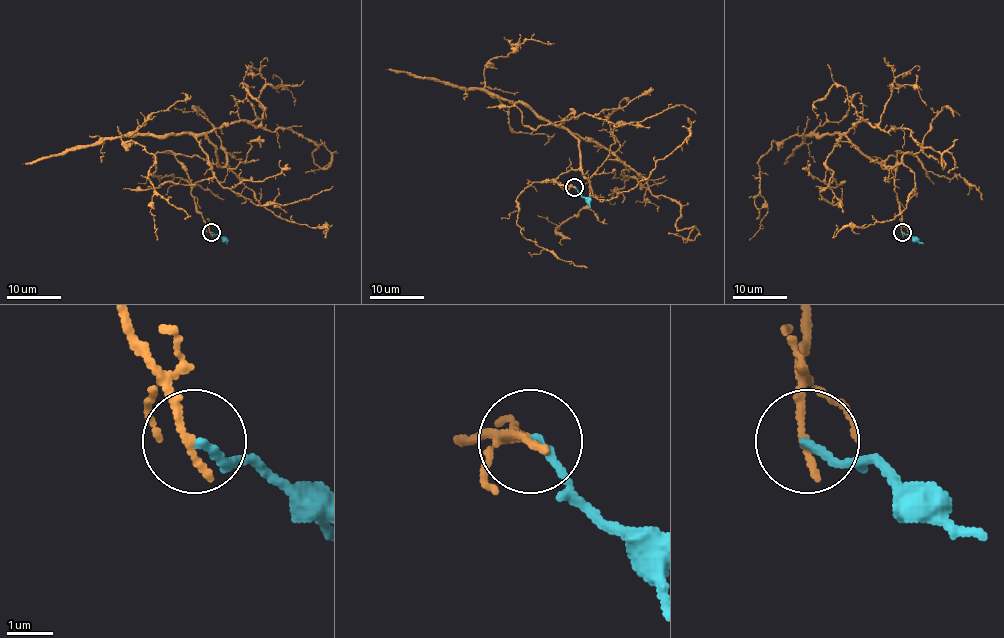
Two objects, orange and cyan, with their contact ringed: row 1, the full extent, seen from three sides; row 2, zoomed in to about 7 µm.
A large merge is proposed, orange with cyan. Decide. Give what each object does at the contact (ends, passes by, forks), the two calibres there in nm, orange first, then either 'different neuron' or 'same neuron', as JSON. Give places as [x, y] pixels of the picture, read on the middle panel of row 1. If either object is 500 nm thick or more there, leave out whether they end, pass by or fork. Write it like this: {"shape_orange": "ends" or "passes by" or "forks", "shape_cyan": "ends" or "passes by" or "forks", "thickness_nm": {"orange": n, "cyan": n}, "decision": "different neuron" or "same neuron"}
{"shape_orange": "ends", "shape_cyan": "ends", "thickness_nm": {"orange": 200, "cyan": 190}, "decision": "different neuron"}

